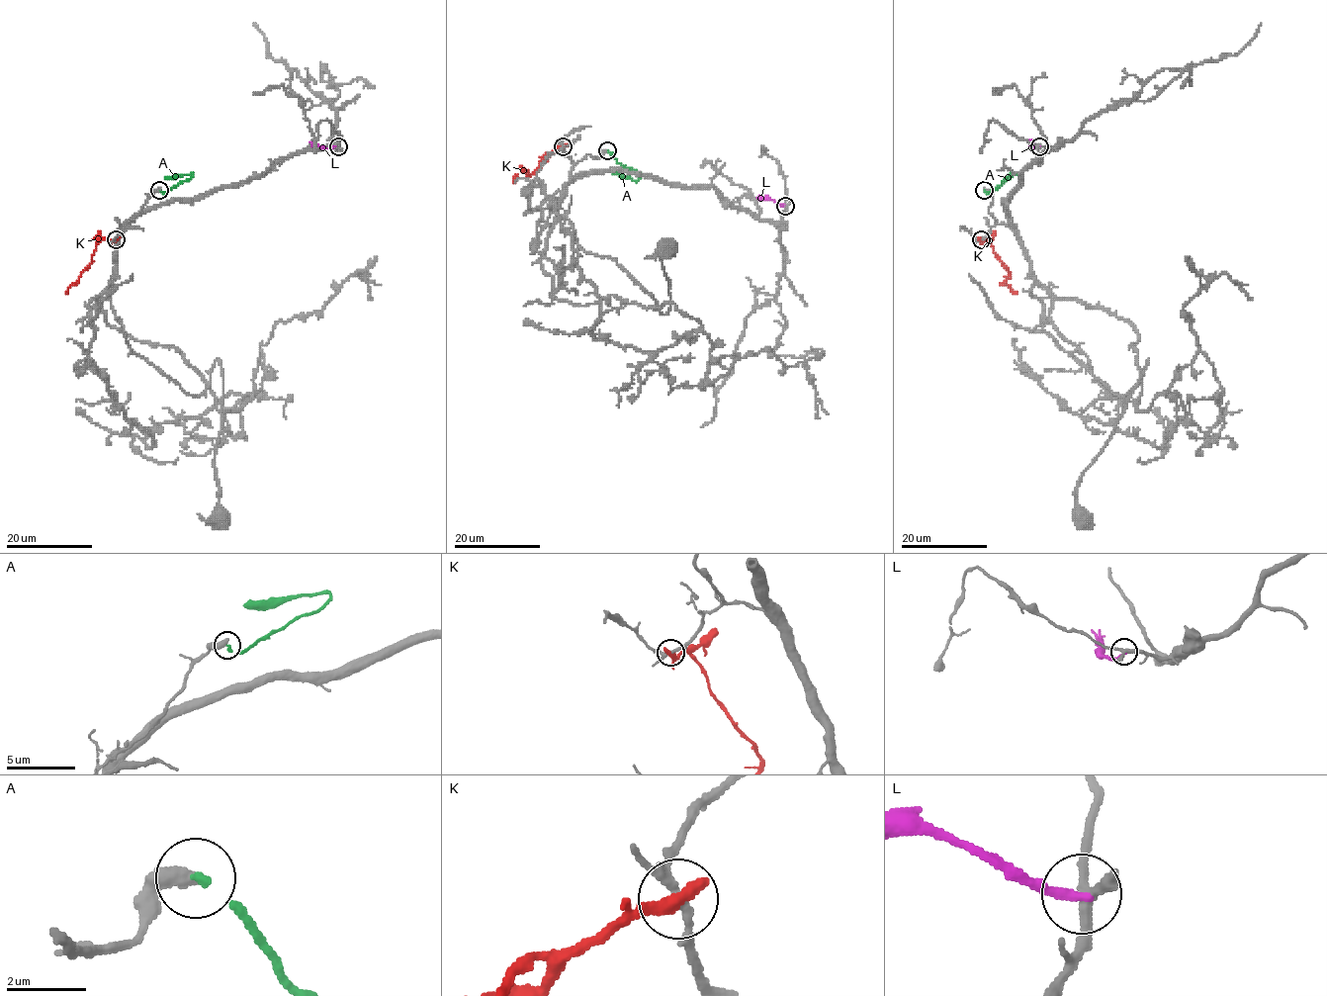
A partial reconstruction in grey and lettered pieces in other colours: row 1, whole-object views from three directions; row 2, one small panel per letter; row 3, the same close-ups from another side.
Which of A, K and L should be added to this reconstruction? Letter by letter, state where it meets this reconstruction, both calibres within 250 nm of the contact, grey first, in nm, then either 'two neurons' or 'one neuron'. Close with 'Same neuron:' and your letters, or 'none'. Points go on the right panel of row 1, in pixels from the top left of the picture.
A: contact (984, 190); calibres 480 and 190 nm; two neurons
K: contact (981, 239); calibres 180 and 440 nm; two neurons
L: contact (1039, 146); calibres 300 and 240 nm; two neurons
Same neuron: none

